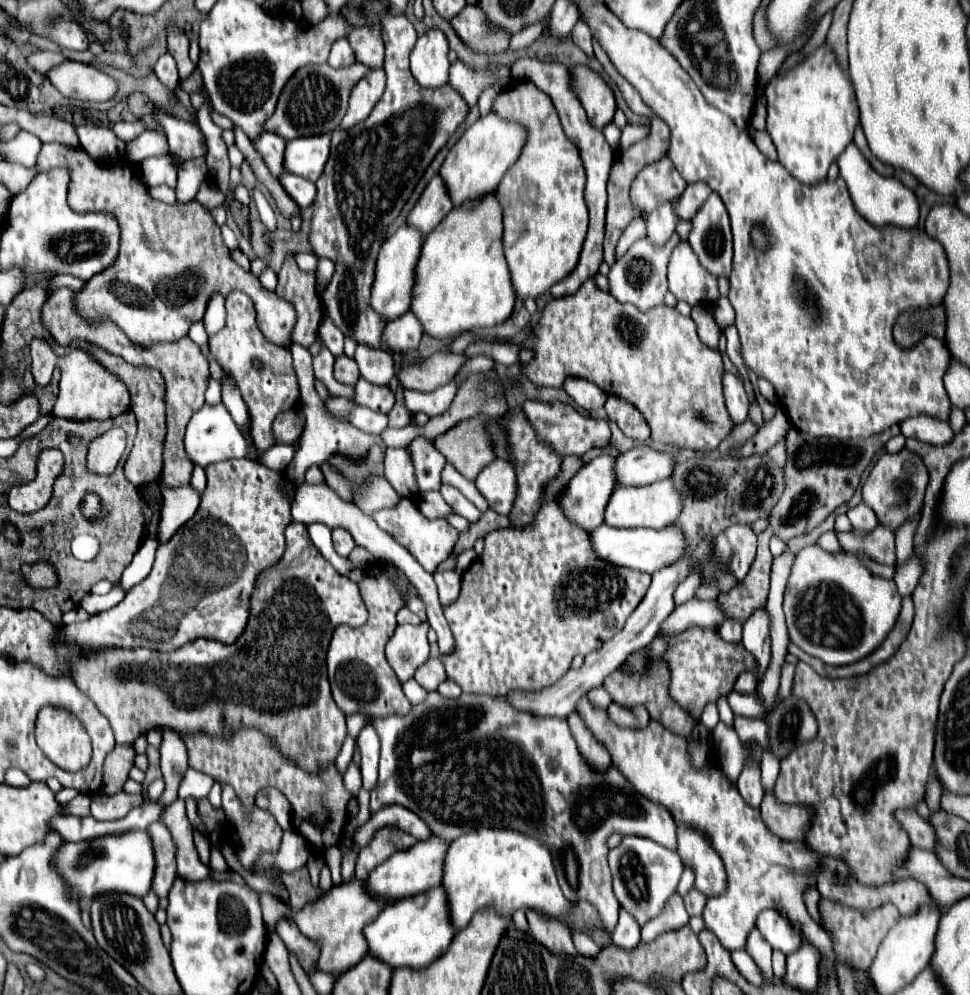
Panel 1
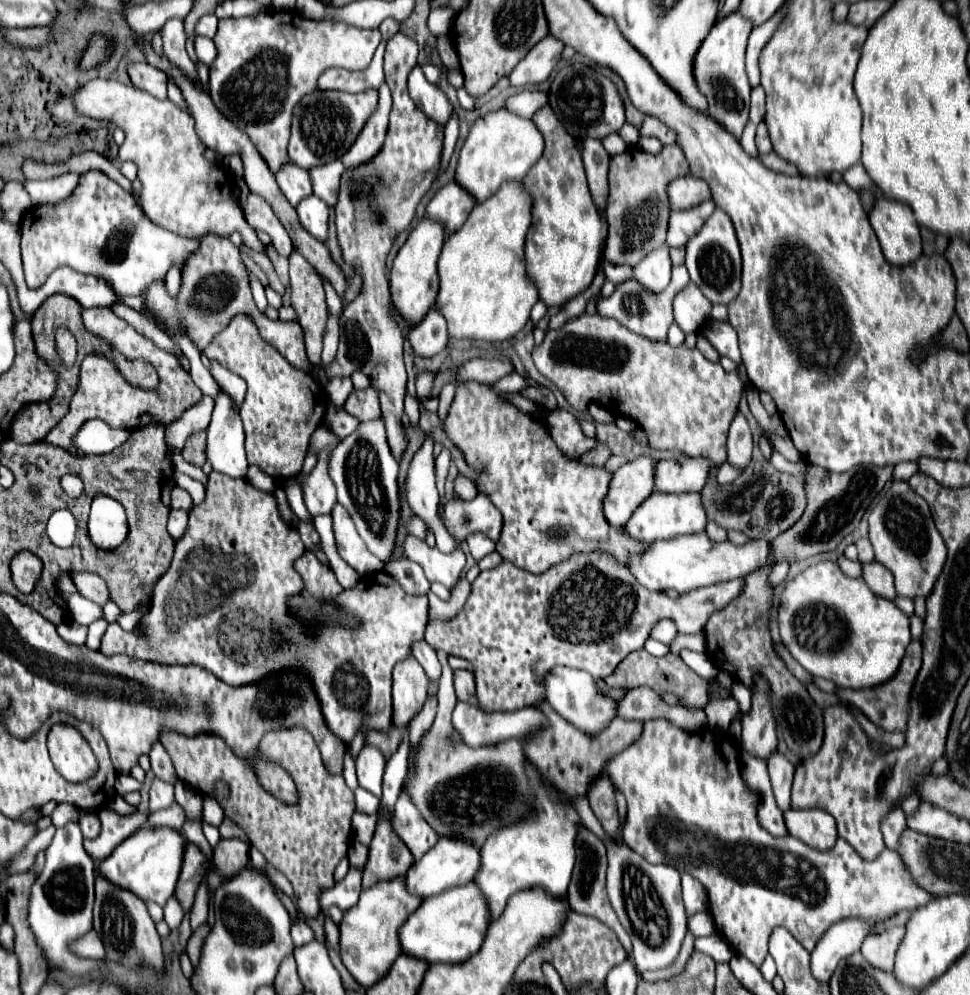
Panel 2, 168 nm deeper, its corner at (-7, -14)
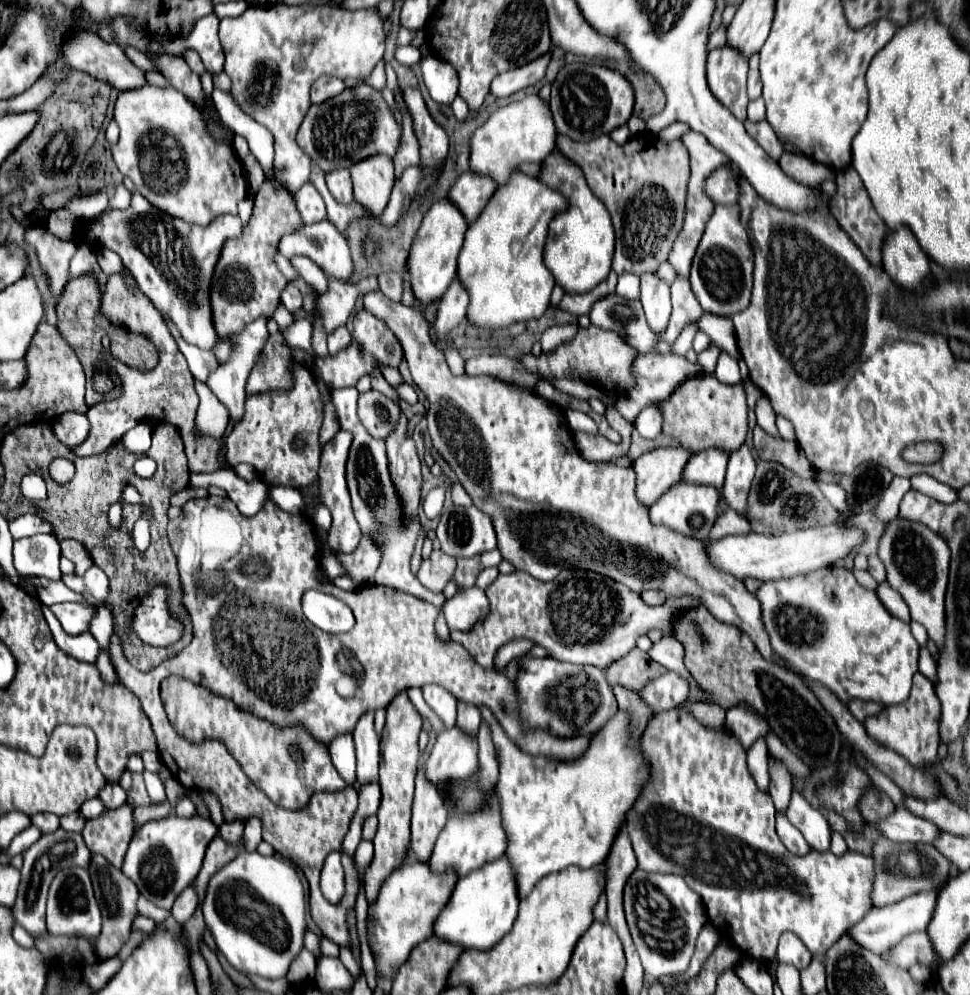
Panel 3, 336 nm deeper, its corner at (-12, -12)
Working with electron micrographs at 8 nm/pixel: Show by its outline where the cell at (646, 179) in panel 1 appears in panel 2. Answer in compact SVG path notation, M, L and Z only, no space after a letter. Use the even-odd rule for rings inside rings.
M692 175L674 179L666 189L668 189L668 205L672 211L684 211L710 199L708 185Z

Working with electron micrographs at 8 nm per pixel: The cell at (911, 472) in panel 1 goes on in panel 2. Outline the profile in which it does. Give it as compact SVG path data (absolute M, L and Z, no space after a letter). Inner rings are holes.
M892 481L882 501L870 513L868 525L876 559L892 571L896 591L908 597L926 597L928 591L932 591L936 575L940 575L946 555L944 539L940 539L940 533L936 531L928 501L908 487L906 481Z

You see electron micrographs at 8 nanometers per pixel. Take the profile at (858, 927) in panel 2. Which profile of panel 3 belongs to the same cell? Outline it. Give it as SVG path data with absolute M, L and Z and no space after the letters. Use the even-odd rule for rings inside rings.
M941 889L921 891L917 895L907 897L905 901L887 905L885 909L871 909L857 925L853 925L853 929L849 929L849 933L853 933L853 937L857 937L857 941L861 941L861 945L865 945L867 949L873 949L875 953L881 953L887 947L899 943L905 935L927 929L927 925L929 925L929 921L933 917L933 911L935 911L939 891Z

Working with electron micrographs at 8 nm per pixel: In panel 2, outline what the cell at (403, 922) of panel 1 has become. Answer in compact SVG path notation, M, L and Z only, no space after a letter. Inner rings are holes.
M476 883L464 887L452 887L436 899L426 899L422 905L400 925L398 939L404 955L416 957L426 963L464 963L480 947L484 931L488 929L488 911L484 897L480 895Z

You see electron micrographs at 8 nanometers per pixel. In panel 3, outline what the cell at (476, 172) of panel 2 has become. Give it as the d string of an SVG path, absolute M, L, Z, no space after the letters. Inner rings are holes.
M527 95L521 101L497 109L471 139L471 171L493 177L505 185L509 175L523 163L541 163L555 149L555 125L549 105L539 95Z

